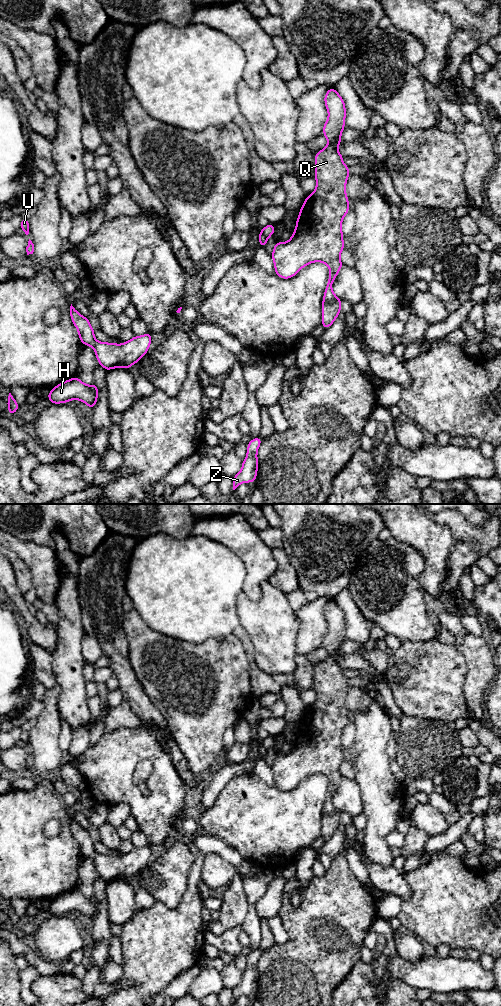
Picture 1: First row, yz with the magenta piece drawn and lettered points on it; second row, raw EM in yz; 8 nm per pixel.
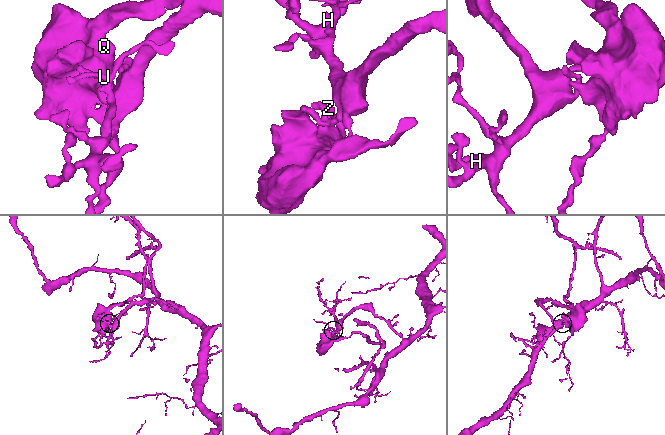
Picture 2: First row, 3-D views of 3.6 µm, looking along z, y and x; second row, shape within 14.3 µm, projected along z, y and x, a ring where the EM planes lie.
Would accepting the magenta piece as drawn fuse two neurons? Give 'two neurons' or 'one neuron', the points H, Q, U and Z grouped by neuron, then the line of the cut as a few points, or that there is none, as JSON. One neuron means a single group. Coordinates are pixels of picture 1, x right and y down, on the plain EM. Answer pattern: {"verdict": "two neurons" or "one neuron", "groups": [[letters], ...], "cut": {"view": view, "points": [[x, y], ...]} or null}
{"verdict": "two neurons", "groups": [["H", "U"], ["Q", "Z"]], "cut": {"view": "yz", "points": [[261, 743], [266, 751]]}}

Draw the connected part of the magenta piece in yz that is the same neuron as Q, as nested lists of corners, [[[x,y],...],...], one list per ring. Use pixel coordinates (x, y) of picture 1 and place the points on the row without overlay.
[[[329,600],[324,608],[324,614],[328,623],[328,631],[323,638],[323,647],[326,649],[327,658],[315,666],[315,691],[316,701],[306,708],[305,714],[300,720],[296,733],[296,739],[292,749],[287,754],[275,755],[271,766],[275,786],[283,791],[295,788],[304,778],[313,774],[322,774],[329,781],[329,790],[322,813],[322,838],[328,841],[341,824],[342,812],[333,802],[332,796],[343,776],[340,767],[344,759],[342,732],[349,725],[349,710],[346,707],[346,695],[348,692],[349,678],[343,675],[343,668],[338,663],[338,657],[343,654],[341,645],[346,640],[346,620],[343,610],[334,600]]]

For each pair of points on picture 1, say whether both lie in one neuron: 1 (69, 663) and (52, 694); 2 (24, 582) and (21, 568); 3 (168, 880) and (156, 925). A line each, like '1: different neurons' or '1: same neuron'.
1: different neurons
2: same neuron
3: different neurons

